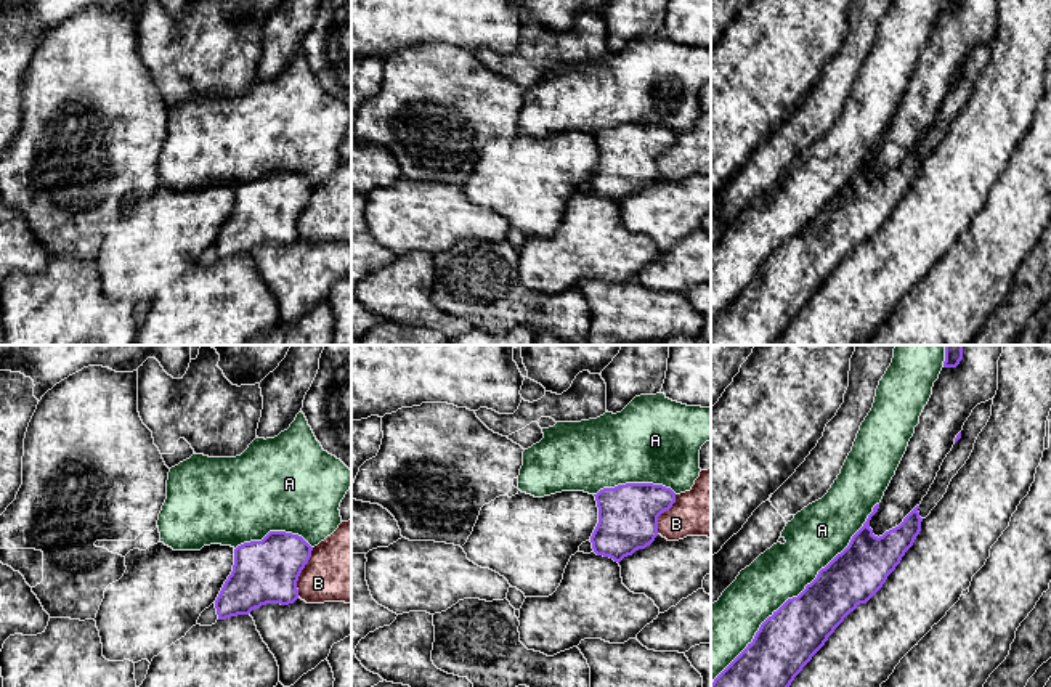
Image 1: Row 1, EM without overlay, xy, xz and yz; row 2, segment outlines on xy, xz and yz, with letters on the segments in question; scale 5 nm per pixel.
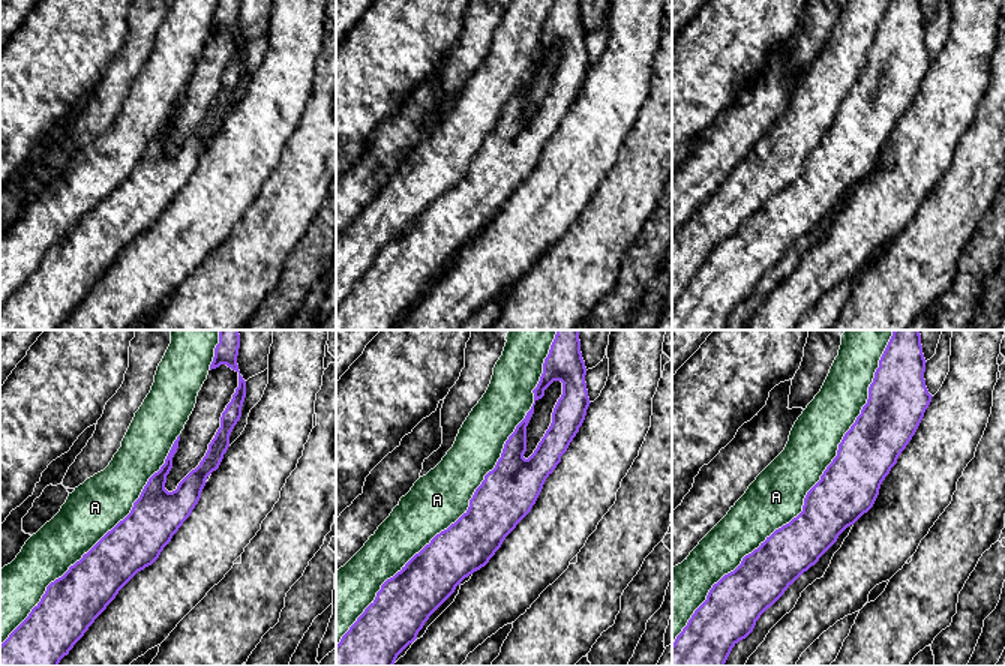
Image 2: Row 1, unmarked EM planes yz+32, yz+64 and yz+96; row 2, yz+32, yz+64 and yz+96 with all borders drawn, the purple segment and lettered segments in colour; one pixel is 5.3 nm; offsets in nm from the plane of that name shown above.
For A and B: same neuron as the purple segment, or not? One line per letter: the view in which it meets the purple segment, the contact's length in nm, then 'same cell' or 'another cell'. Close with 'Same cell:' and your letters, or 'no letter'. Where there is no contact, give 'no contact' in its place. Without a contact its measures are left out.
A: meets purple in yz; contact 1250 nm long; another cell
B: meets purple in xy; contact 260 nm long; another cell
Same cell: no letter

